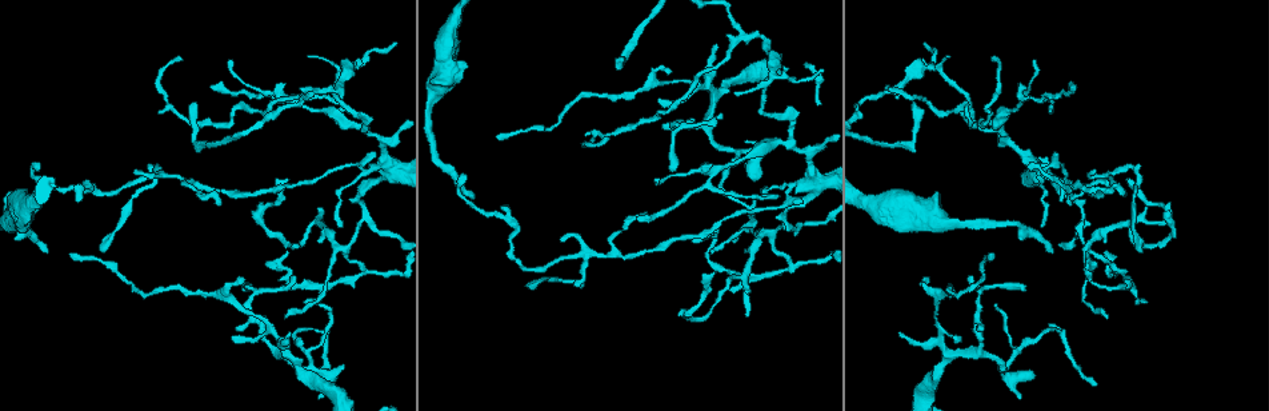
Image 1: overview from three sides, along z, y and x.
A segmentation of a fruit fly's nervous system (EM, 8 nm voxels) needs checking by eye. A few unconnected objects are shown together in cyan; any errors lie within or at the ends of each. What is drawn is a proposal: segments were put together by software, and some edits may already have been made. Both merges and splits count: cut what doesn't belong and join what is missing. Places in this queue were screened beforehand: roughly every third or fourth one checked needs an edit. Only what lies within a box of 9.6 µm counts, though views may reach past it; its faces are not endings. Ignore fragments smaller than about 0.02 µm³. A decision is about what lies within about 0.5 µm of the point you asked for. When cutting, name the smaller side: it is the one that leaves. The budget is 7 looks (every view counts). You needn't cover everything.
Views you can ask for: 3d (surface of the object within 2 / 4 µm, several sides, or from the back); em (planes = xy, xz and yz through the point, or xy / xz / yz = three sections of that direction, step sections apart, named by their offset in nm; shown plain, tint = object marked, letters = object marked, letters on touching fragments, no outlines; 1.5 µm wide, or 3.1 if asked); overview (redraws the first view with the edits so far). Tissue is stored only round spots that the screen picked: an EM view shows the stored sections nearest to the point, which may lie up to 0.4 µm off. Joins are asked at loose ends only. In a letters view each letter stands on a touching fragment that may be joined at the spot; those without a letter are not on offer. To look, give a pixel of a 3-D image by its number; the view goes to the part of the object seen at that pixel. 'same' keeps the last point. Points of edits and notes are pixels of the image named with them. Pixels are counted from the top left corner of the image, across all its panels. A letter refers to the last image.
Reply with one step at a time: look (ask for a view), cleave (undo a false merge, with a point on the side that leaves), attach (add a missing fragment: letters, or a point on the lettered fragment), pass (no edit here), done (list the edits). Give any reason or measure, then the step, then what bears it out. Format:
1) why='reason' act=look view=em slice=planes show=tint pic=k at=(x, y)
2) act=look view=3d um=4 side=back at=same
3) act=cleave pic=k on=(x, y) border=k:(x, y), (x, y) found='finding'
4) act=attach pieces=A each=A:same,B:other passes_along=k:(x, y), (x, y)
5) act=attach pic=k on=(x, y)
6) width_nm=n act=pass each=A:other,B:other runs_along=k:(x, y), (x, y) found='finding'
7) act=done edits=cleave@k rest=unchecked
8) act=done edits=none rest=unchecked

why='free end' act=look view=3d um=2 pic=1 at=(39, 168)

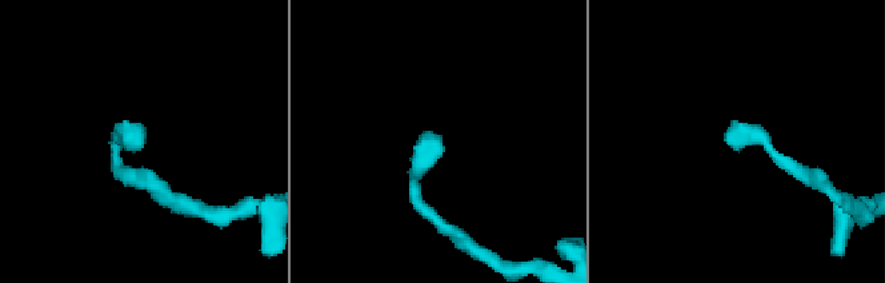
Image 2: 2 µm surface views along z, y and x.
act=look view=em slice=yz step=4 show=plain pic=2 at=(138, 147)

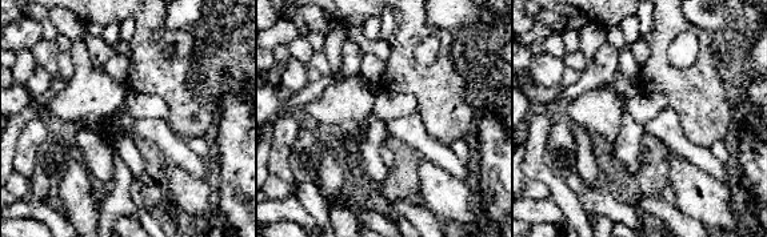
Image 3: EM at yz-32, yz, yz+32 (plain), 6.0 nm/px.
act=look view=em slice=yz step=4 show=letters at=same

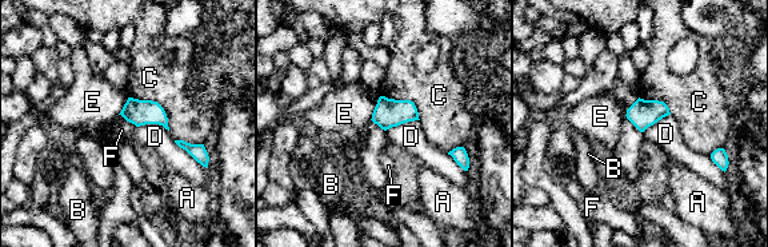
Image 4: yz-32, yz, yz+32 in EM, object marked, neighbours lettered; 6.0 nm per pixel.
act=pass each=A:other,B:other,C:other,D:other,E:other,F:other border=4:(419, 119), (392, 126), (386, 131) found='none of them fits'

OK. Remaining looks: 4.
why='tapers out' act=look view=3d um=4 pic=1 at=(291, 332)

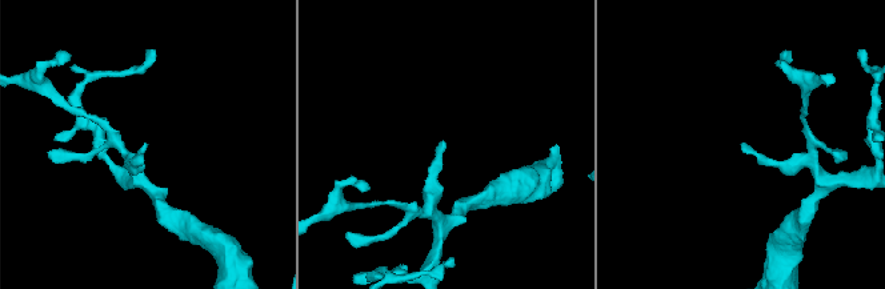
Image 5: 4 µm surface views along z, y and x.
act=look view=em slice=xz step=8 show=tint pic=5 at=(746, 145)

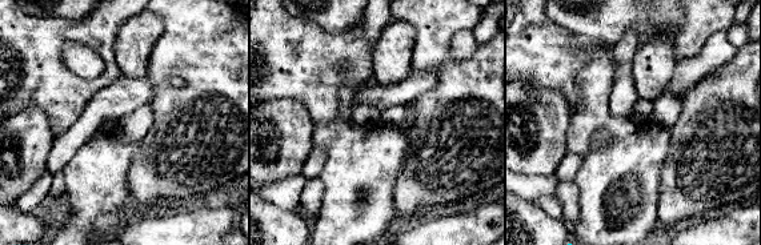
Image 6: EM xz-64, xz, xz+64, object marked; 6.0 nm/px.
act=look view=em slice=planes show=letters at=same

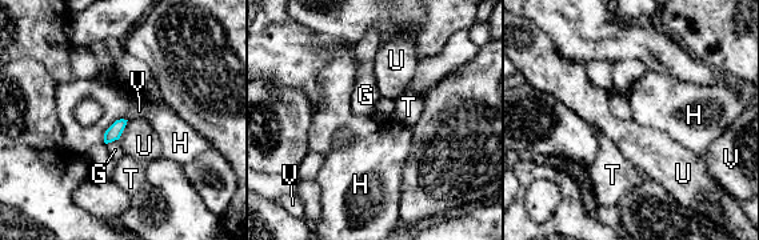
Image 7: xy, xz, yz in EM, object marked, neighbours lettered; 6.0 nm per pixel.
act=pass each=G:other,H:other,T:other,U:other,V:other found='no lettered fragment goes on from it'

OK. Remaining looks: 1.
act=done edits=none rest=unchecked

